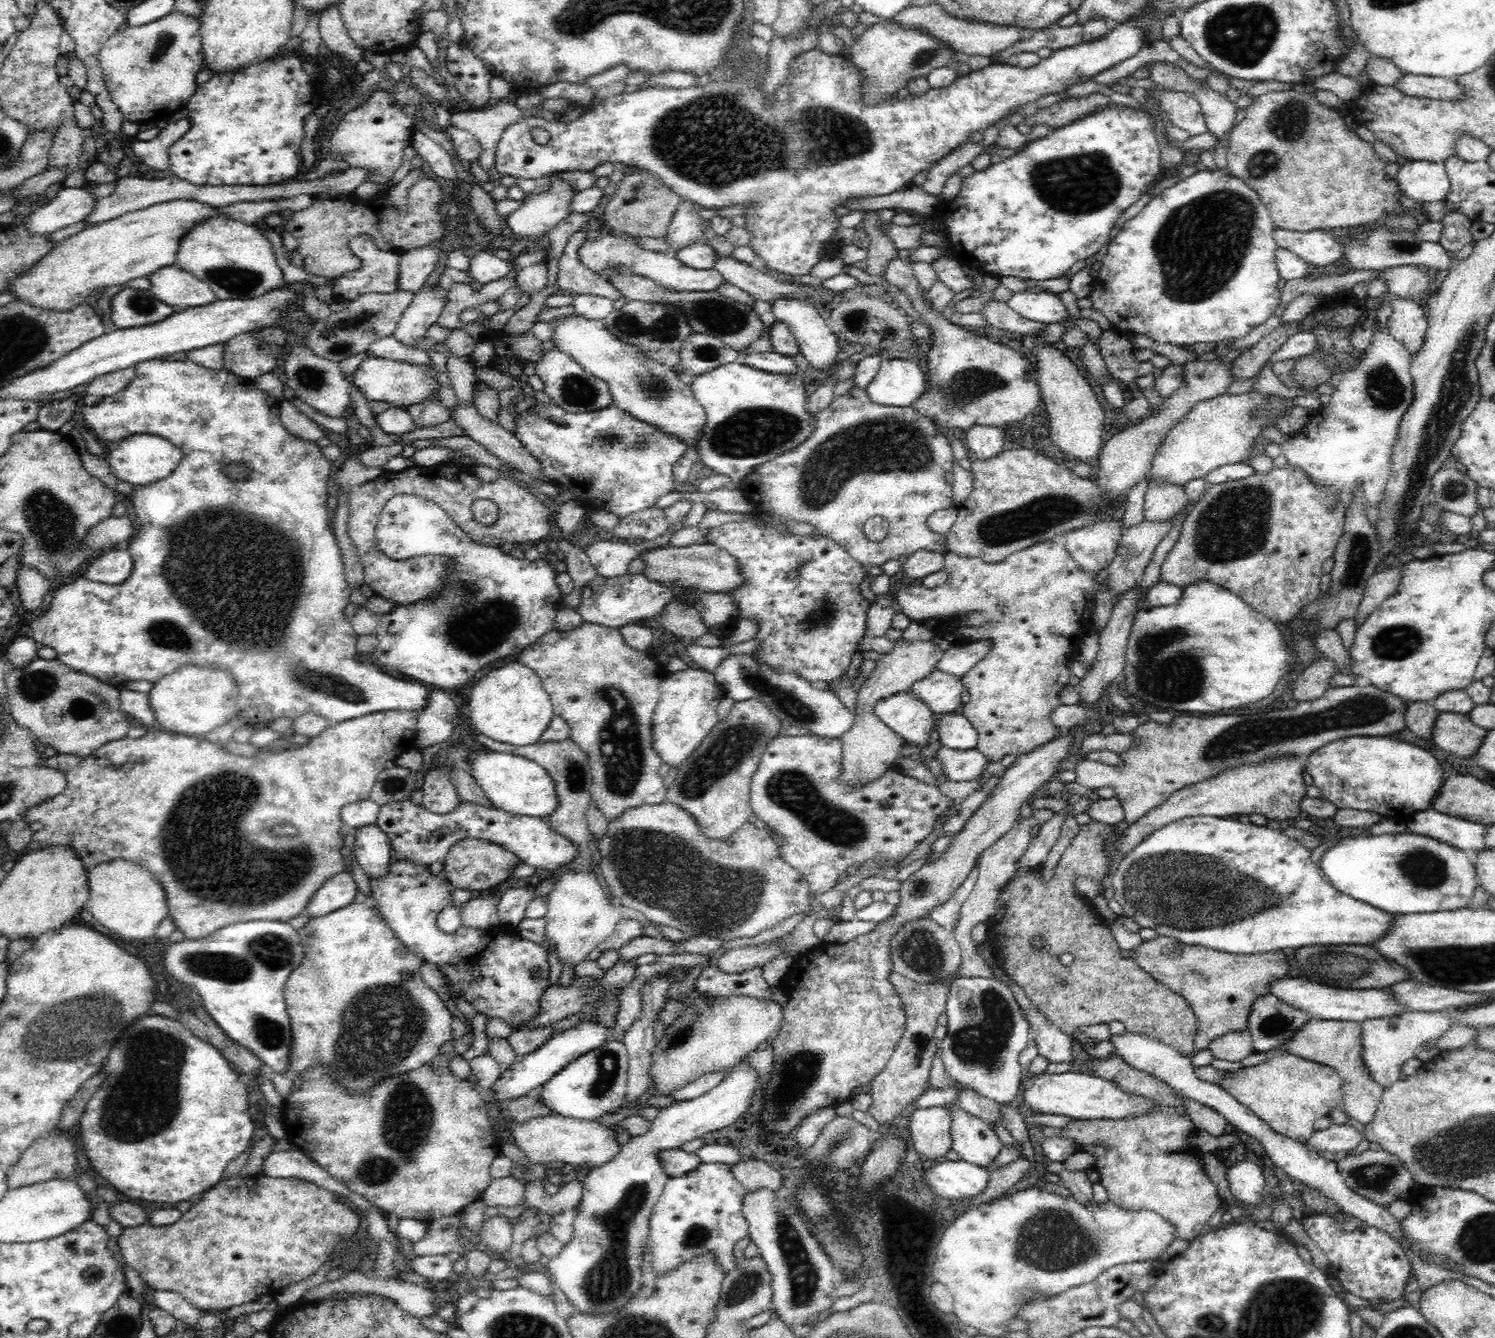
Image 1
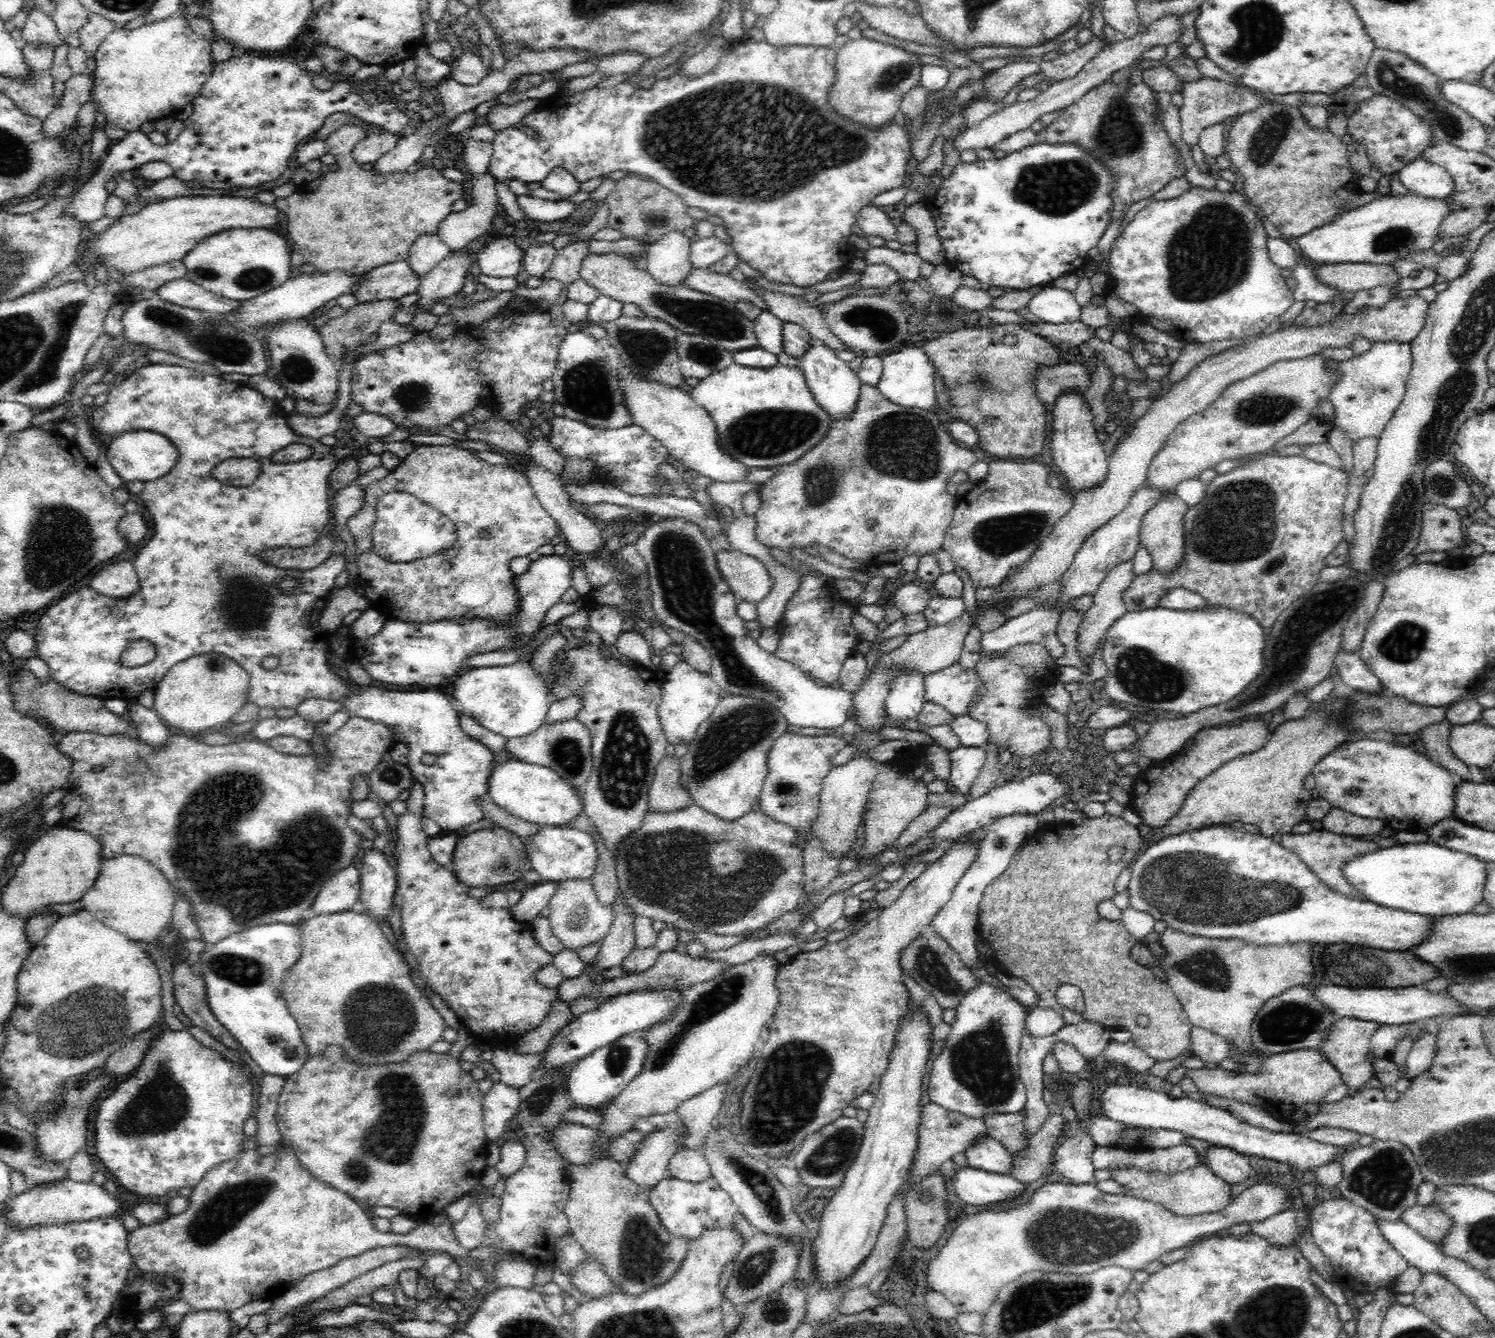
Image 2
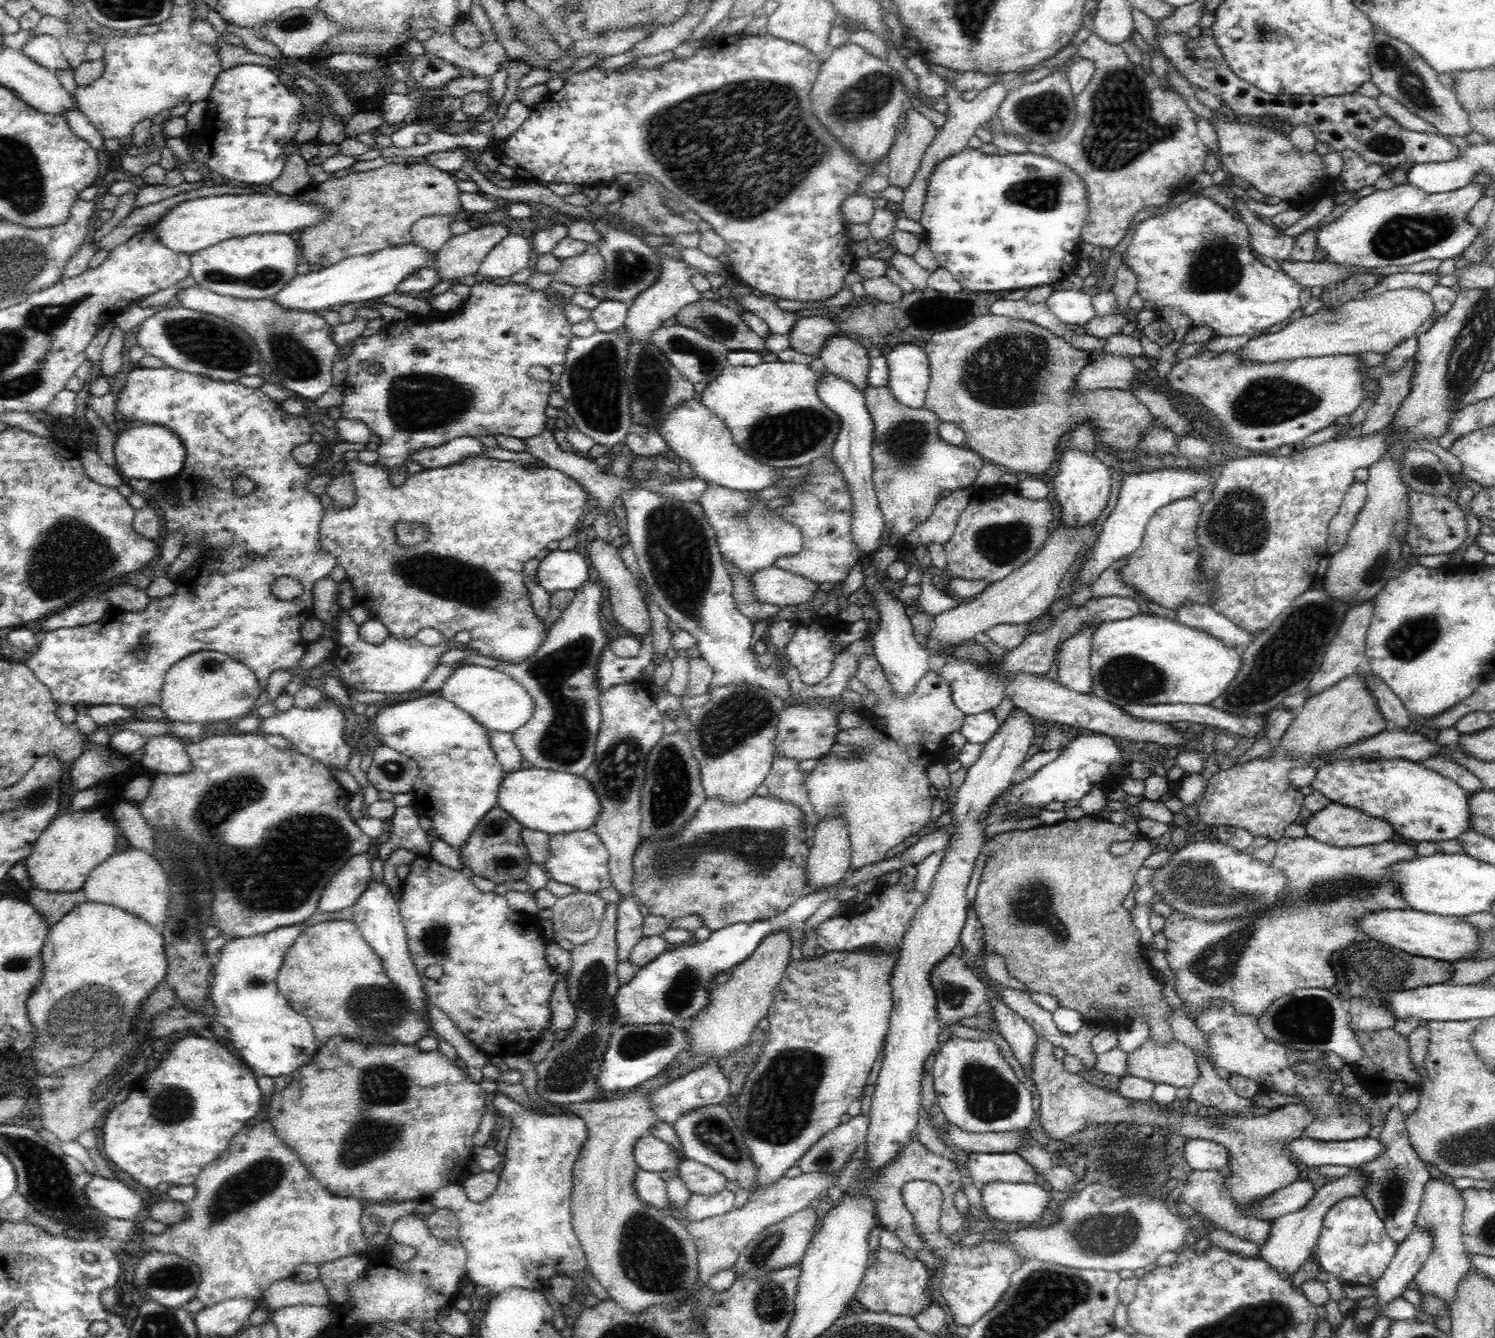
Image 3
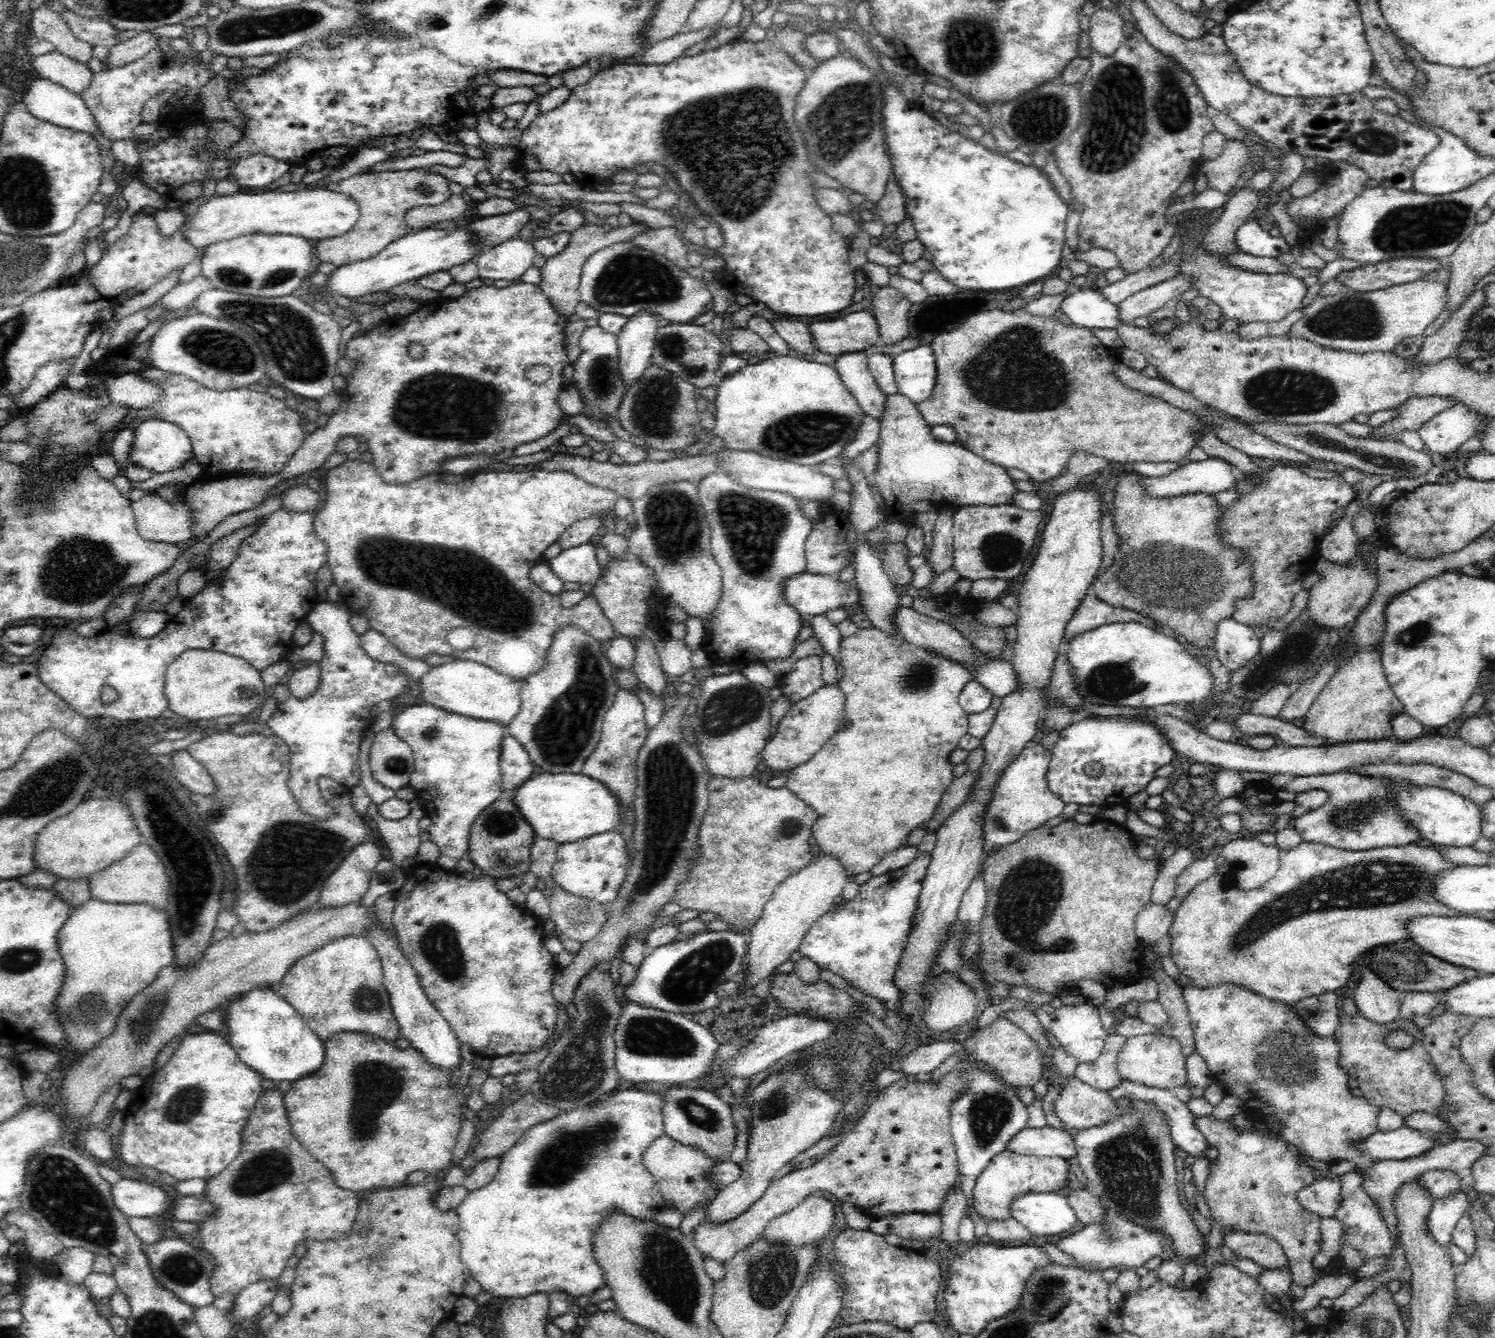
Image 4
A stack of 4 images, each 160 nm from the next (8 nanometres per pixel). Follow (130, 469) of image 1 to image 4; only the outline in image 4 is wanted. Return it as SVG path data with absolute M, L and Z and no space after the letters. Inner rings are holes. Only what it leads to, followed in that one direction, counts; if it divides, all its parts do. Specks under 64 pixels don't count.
M146 416L144 421L133 430L133 441L127 456L130 465L144 468L152 474L162 474L180 468L192 458L189 436L177 424Z

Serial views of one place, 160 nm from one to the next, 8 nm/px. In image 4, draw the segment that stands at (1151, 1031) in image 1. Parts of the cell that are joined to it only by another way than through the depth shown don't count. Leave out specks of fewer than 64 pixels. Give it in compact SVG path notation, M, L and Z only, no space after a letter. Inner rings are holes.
M1073 819L1054 826L1054 828L1039 827L1030 830L1024 836L1020 836L1012 844L996 846L996 850L990 850L988 856L983 856L980 866L984 889L986 889L987 903L985 915L981 922L981 943L983 944L982 963L986 967L988 977L993 977L1000 982L1018 986L1026 986L1038 992L1059 995L1062 992L1076 991L1082 996L1078 987L1078 981L1082 979L1095 979L1102 984L1104 980L1114 984L1126 984L1132 980L1138 980L1144 976L1144 944L1135 933L1135 920L1137 914L1146 906L1150 898L1153 882L1156 878L1157 859L1142 858L1136 853L1134 836L1124 826L1109 820L1094 820L1089 824L1078 824Z

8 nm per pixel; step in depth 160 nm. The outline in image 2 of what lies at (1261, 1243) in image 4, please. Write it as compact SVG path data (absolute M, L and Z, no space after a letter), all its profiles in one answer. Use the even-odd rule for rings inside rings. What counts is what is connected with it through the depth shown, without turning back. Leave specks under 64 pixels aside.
M1138 1167L1116 1168L1110 1171L1110 1180L1117 1182L1122 1196L1152 1202L1181 1217L1221 1212L1231 1202L1231 1185L1222 1181L1210 1168L1187 1169L1179 1174L1164 1174L1158 1171L1142 1171Z

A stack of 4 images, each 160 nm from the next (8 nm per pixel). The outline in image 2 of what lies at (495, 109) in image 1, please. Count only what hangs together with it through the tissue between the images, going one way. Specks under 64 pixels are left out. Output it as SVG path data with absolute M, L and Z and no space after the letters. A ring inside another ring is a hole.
M486 172L473 175L470 180L472 202L463 212L448 214L437 231L440 241L452 251L460 251L478 236L485 236L491 230L491 222L499 204L494 176Z

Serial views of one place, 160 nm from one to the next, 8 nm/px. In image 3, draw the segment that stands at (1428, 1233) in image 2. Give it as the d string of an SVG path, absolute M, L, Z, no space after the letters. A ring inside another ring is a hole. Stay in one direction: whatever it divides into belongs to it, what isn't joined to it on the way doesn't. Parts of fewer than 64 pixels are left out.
M1433 1178L1428 1181L1424 1198L1416 1215L1415 1228L1428 1230L1432 1238L1432 1249L1420 1270L1413 1277L1422 1298L1438 1298L1444 1303L1446 1315L1449 1316L1451 1304L1458 1299L1458 1285L1471 1266L1471 1257L1464 1251L1461 1223L1464 1199L1461 1192L1451 1186L1449 1180Z

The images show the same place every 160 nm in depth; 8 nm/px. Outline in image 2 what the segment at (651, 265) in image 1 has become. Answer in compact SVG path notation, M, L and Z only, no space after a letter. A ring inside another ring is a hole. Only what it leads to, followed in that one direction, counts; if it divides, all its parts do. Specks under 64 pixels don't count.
M693 268L682 285L699 293L733 301L733 304L738 300L749 300L761 309L767 310L762 297L756 291L752 291L747 282L735 280L730 274Z

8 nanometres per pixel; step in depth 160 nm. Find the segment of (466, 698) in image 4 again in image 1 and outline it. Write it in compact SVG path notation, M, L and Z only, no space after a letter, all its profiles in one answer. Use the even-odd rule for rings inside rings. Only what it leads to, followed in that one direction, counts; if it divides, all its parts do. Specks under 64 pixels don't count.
M518 662L493 670L476 683L469 693L470 724L488 738L516 748L538 744L554 718L554 705L542 680Z

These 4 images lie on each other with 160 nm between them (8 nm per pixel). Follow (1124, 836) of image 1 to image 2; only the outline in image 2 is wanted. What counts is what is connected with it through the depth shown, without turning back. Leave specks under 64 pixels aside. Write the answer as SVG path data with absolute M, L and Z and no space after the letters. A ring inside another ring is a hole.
M1332 694L1328 699L1311 706L1303 719L1285 721L1270 737L1270 742L1261 750L1230 760L1212 774L1208 774L1186 794L1178 813L1162 827L1153 828L1150 840L1181 834L1191 829L1202 829L1213 825L1228 826L1232 822L1252 823L1260 828L1264 836L1274 836L1278 833L1283 836L1291 834L1293 826L1307 820L1306 806L1313 799L1310 791L1304 787L1304 778L1312 772L1313 767L1327 756L1336 746L1353 740L1345 726L1341 726L1339 717L1347 708L1345 700L1338 694Z

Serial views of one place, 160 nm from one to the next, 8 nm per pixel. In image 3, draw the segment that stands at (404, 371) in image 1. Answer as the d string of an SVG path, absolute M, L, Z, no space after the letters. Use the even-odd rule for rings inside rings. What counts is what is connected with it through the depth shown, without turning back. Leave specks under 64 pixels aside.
M489 280L476 283L471 286L471 293L464 301L464 305L456 312L449 313L443 318L434 318L432 314L422 316L413 314L408 316L403 321L395 324L388 324L376 336L370 338L359 338L352 345L350 354L346 357L348 363L348 374L342 387L344 391L344 400L341 404L342 417L351 418L352 420L359 420L365 422L373 434L380 436L381 442L377 451L379 457L376 463L384 470L391 468L398 468L395 471L388 472L390 481L394 487L401 486L404 483L406 476L410 473L411 467L406 464L406 458L412 450L418 448L430 448L430 446L440 446L446 440L458 438L458 436L494 436L494 434L506 434L506 436L514 436L514 438L524 439L530 436L540 434L540 430L545 427L546 419L544 415L544 408L549 406L548 396L552 392L552 384L558 381L564 370L565 353L573 338L570 331L571 324L568 322L564 314L564 307L560 298L552 293L529 290L526 284L502 284L496 286ZM535 366L543 366L550 372L550 376L546 379L533 379L528 375L531 368Z

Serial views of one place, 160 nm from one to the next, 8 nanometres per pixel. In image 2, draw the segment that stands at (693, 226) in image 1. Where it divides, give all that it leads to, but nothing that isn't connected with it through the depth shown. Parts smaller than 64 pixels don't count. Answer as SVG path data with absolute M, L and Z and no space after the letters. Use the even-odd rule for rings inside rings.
M672 230L657 242L648 244L648 252L646 252L644 266L645 269L656 283L660 285L682 285L682 282L689 276L693 270L690 263L689 255L691 252L691 244L694 239L685 236L684 231Z

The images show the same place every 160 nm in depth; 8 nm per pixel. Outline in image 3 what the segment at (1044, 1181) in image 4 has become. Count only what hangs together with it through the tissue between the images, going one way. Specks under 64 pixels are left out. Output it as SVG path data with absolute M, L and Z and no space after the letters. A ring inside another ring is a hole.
M988 1152L969 1154L967 1168L974 1179L974 1186L982 1189L985 1185L996 1182L1034 1183L1041 1182L1037 1173L1016 1152Z

